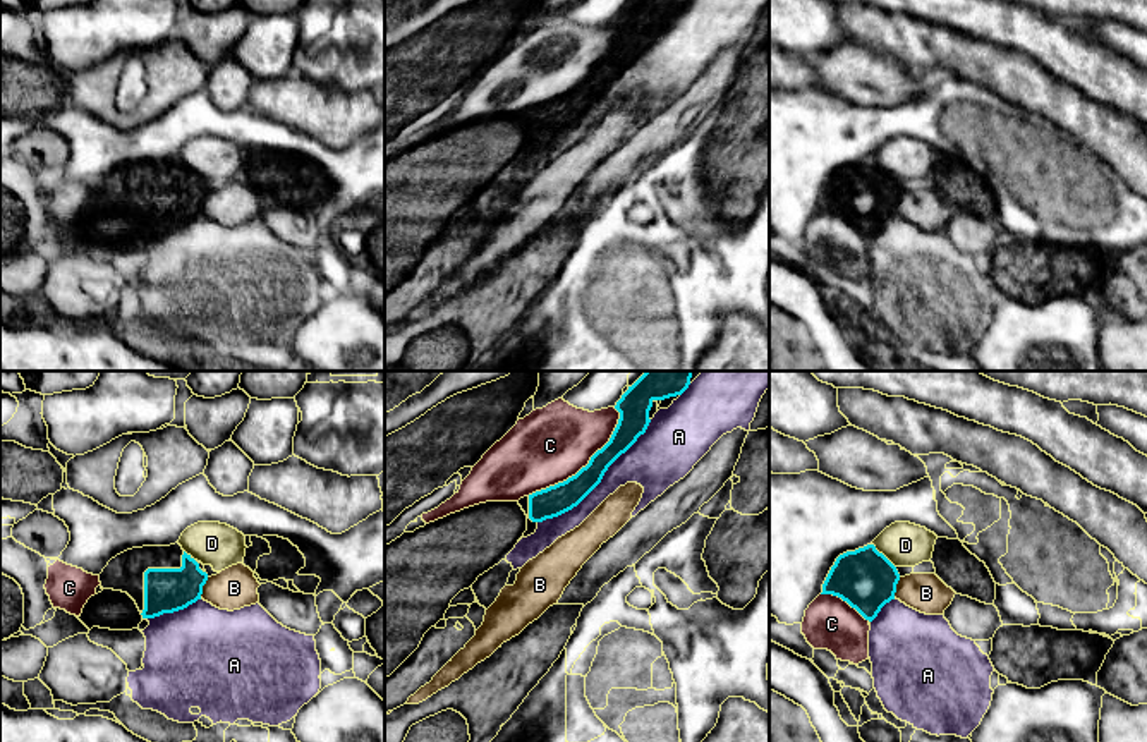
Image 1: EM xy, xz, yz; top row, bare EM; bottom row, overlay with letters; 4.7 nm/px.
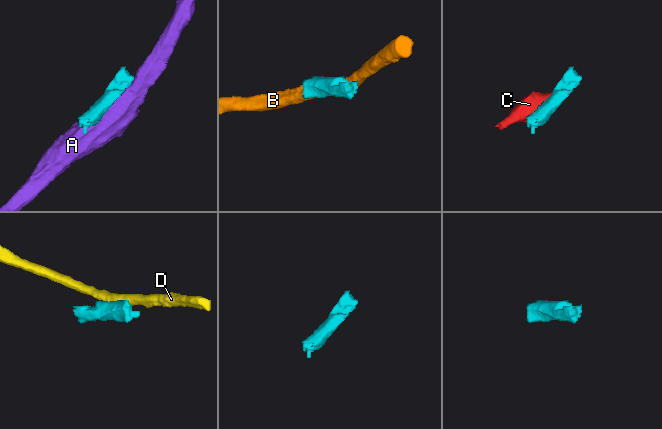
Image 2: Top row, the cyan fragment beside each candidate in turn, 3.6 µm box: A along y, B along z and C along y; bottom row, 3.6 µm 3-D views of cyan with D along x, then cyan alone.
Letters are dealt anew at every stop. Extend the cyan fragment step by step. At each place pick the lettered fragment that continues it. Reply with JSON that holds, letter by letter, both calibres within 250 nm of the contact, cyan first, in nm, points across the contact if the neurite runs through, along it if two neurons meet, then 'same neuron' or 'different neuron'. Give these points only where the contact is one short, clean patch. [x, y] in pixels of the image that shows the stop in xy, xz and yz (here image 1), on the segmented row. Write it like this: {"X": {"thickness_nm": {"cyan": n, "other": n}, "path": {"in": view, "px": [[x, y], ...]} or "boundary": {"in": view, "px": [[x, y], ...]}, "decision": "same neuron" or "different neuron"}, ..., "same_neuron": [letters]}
{"A": {"thickness_nm": {"cyan": 140, "other": 220}, "decision": "different neuron"}, "B": {"thickness_nm": {"cyan": 200, "other": 200}, "decision": "different neuron"}, "C": {"thickness_nm": {"cyan": 140, "other": 360}, "decision": "different neuron"}, "D": {"thickness_nm": {"cyan": 280, "other": 200}, "decision": "different neuron"}, "same_neuron": []}

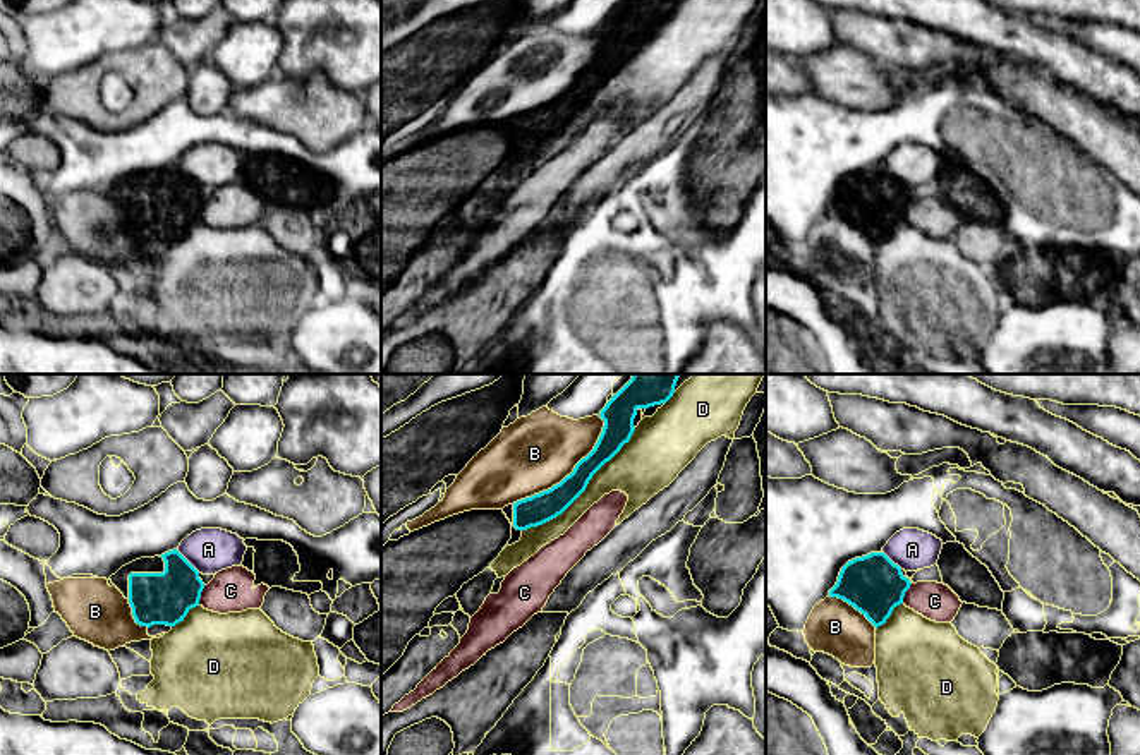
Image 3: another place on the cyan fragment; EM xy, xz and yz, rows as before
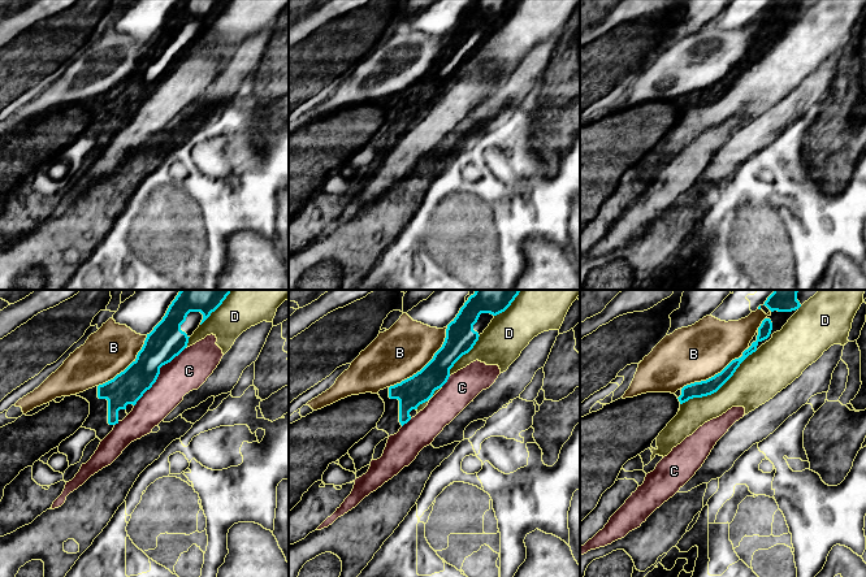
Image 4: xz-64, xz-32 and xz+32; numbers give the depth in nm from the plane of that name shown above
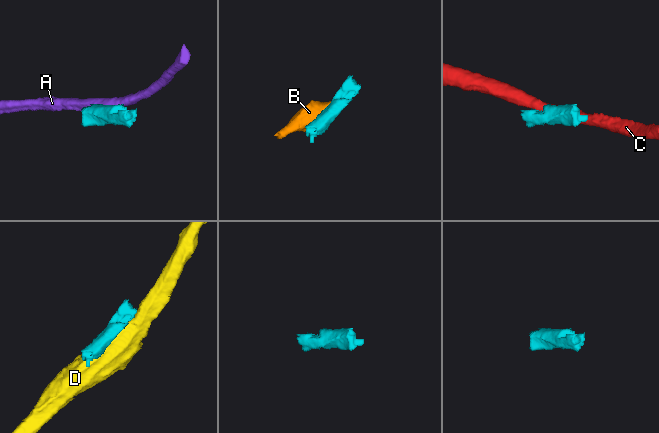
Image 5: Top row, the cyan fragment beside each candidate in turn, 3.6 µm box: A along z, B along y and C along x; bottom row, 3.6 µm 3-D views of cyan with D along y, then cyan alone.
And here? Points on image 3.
{"A": {"thickness_nm": {"cyan": 240, "other": 200}, "decision": "different neuron"}, "B": {"thickness_nm": {"cyan": 140, "other": 360}, "decision": "different neuron"}, "C": {"thickness_nm": {"cyan": 240, "other": 200}, "decision": "different neuron"}, "D": {"thickness_nm": {"cyan": 140, "other": 220}, "decision": "different neuron"}, "same_neuron": []}

